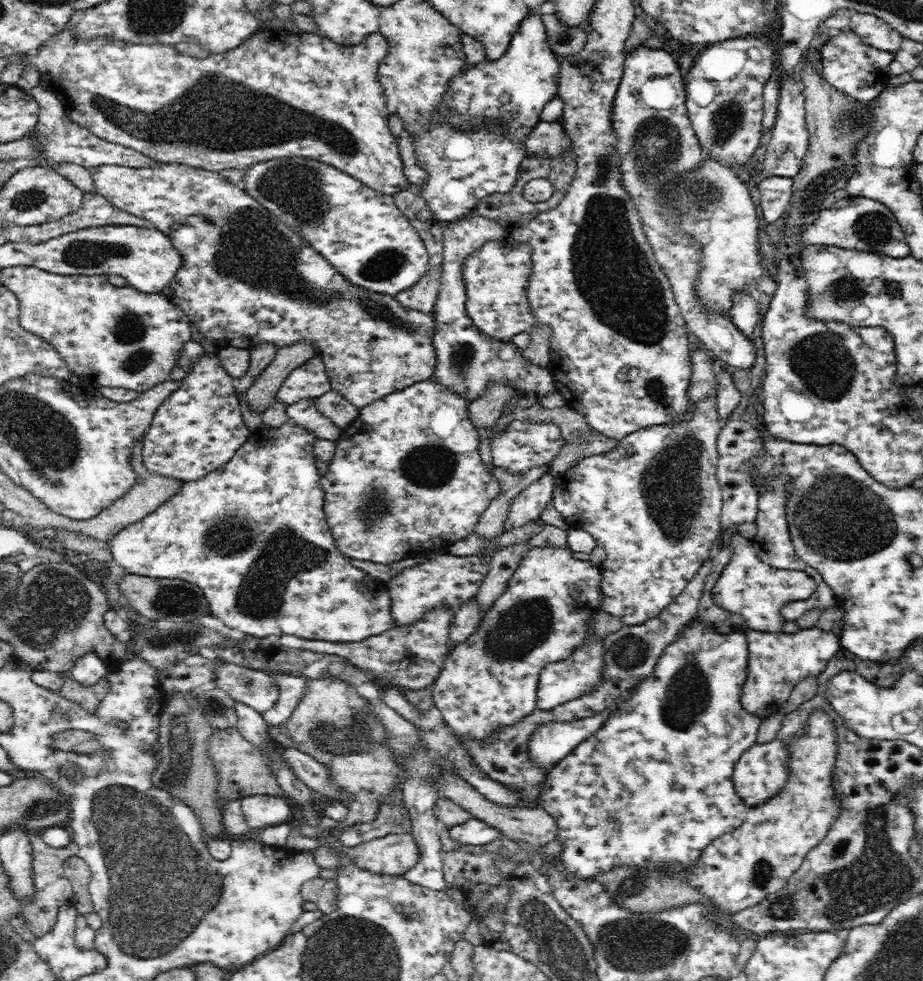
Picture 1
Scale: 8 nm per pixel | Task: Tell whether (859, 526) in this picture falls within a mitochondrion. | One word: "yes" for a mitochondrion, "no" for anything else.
yes

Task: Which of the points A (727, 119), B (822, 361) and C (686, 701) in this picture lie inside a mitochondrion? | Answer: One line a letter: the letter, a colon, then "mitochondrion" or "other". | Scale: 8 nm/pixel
A: mitochondrion
B: mitochondrion
C: mitochondrion

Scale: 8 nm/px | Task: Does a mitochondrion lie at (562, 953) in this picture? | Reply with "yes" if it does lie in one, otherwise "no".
yes

